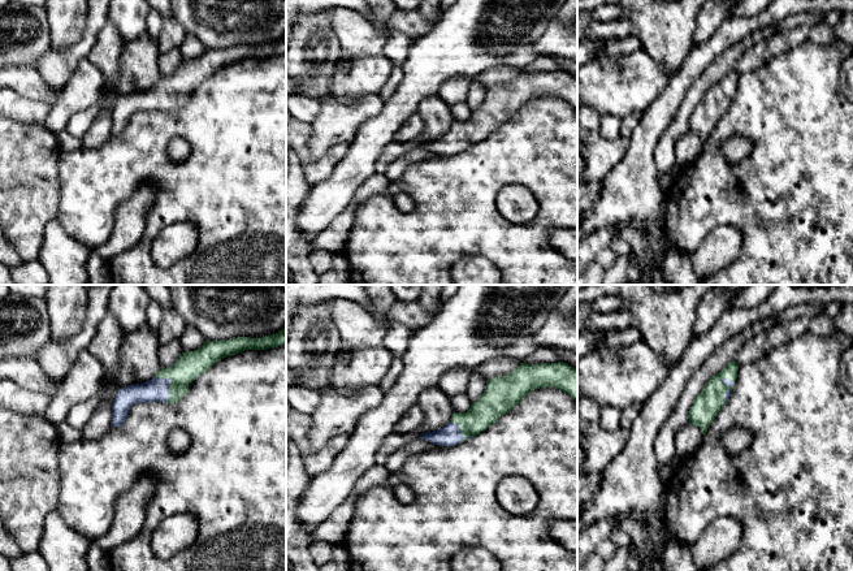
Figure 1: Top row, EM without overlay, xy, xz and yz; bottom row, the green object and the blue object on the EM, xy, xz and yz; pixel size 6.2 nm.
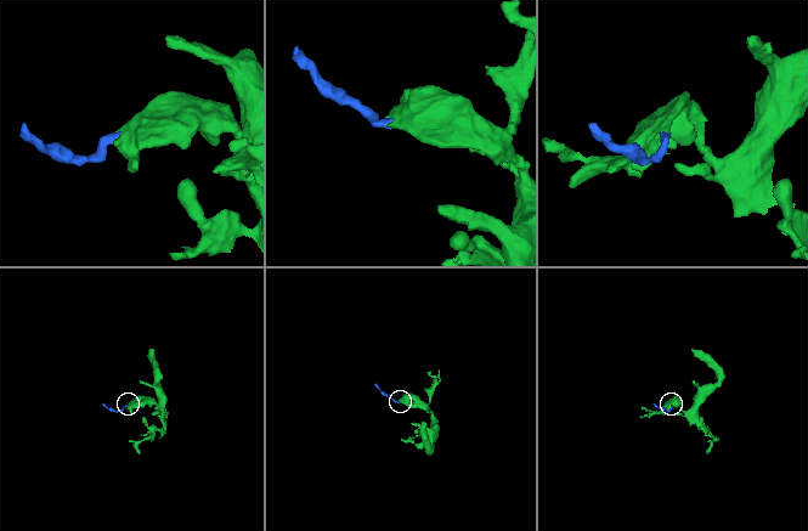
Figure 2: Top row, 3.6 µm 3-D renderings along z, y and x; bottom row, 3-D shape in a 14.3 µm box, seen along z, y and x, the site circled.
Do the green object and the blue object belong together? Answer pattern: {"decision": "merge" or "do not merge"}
{"decision": "merge"}

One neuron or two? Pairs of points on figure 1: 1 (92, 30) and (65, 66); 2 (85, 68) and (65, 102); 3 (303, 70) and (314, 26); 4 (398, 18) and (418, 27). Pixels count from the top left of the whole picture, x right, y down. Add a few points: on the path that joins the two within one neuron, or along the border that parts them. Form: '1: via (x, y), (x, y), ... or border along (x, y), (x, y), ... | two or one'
1: via (87, 39), (72, 57) | one
2: via (85, 76), (85, 82), (73, 94) | one
3: via (302, 60), (312, 50), (312, 37) | one
4: via (403, 21), (412, 24) | one

